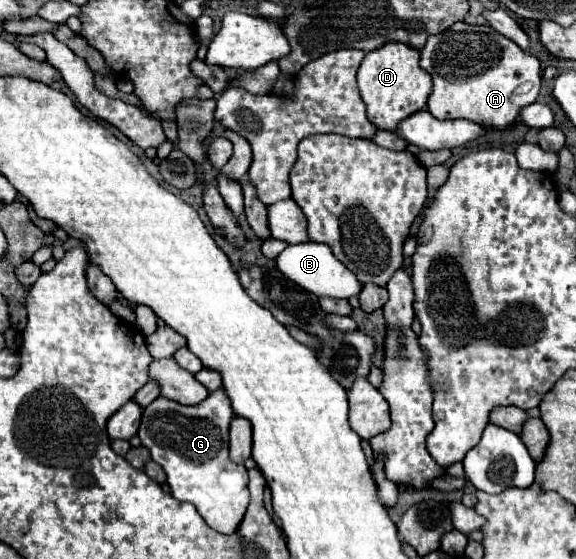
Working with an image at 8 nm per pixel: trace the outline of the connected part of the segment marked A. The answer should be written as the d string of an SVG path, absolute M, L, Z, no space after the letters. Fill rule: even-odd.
M457 22L449 30L429 36L421 50L421 68L437 70L431 74L433 94L427 102L427 110L435 118L465 118L491 130L509 130L517 122L519 110L533 104L541 88L539 60L491 26Z

